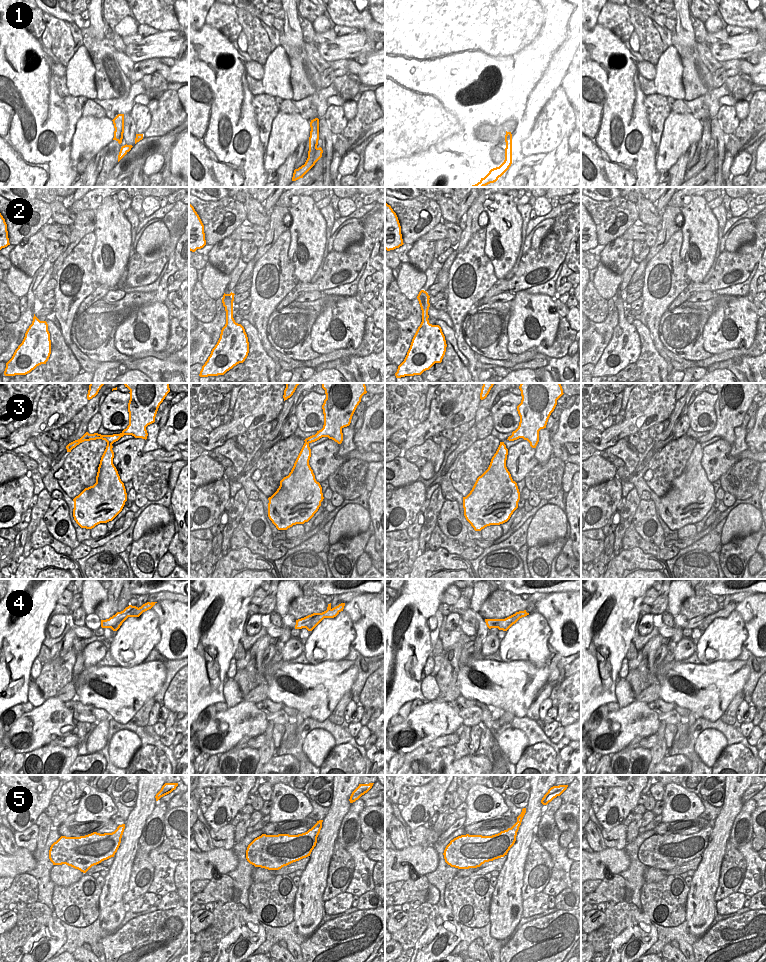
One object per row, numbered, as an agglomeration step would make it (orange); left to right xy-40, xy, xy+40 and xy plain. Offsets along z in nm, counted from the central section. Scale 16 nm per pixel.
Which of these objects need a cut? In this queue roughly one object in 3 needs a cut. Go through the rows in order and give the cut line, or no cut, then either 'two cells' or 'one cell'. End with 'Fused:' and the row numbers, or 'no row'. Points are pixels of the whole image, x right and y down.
1: xy (309, 141), (312, 141), (316, 146) | two cells
2: no cut | one cell
3: no cut | one cell
4: no cut | one cell
5: no cut | one cell
Fused: 1

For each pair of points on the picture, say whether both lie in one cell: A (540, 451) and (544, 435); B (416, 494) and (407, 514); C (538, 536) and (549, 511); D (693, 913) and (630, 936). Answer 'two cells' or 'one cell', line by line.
A: one cell
B: one cell
C: one cell
D: two cells

